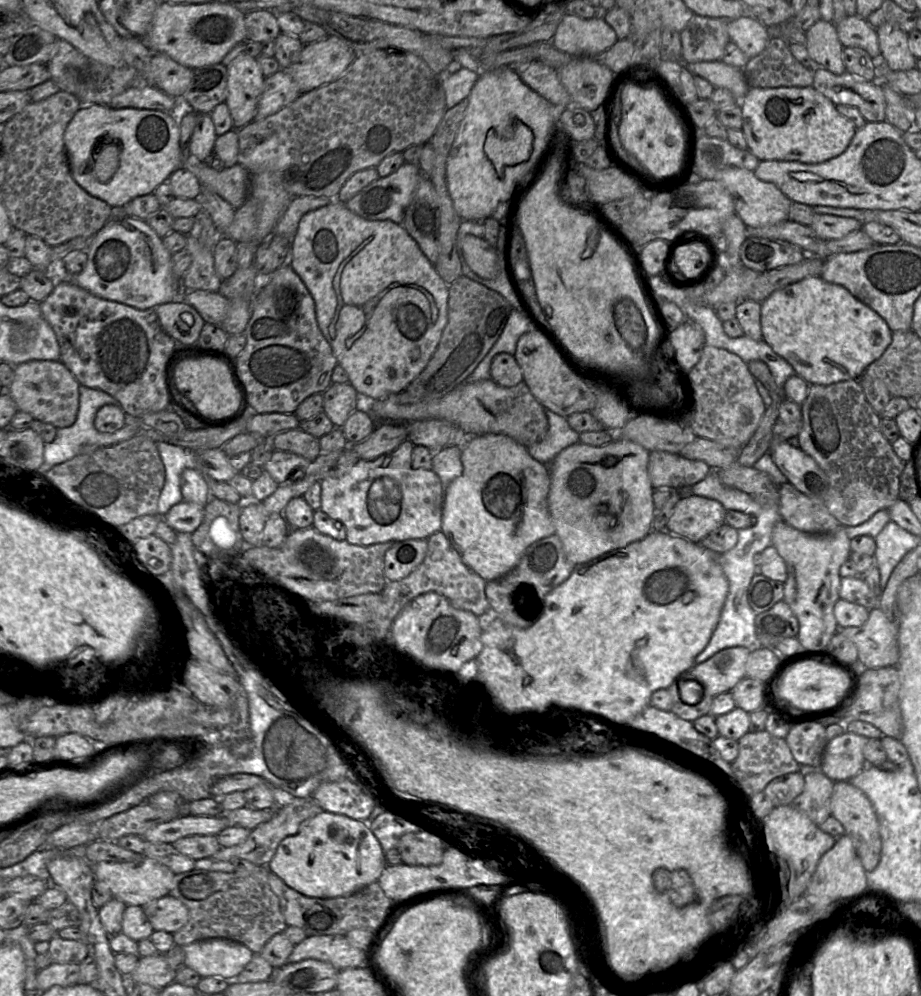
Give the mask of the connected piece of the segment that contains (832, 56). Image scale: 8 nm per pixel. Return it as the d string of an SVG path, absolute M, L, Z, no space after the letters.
M820 19L806 31L806 48L818 66L836 75L846 72L843 62L844 47L833 22Z

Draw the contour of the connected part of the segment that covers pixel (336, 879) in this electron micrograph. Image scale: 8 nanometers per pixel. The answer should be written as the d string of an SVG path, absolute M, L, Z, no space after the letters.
M327 811L306 819L295 834L285 837L267 865L268 869L278 875L289 887L313 898L351 895L377 881L386 866L383 848L366 821Z

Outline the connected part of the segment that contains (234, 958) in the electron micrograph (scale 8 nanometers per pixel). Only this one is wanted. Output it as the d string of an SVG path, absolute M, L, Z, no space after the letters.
M210 938L182 946L185 965L202 977L234 980L251 961L254 953L245 945L222 938Z

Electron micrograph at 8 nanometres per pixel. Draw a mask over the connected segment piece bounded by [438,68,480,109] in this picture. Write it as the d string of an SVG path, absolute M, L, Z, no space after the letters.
M461 68L455 73L444 70L438 75L444 88L447 109L468 98L471 89L478 80L479 73Z

